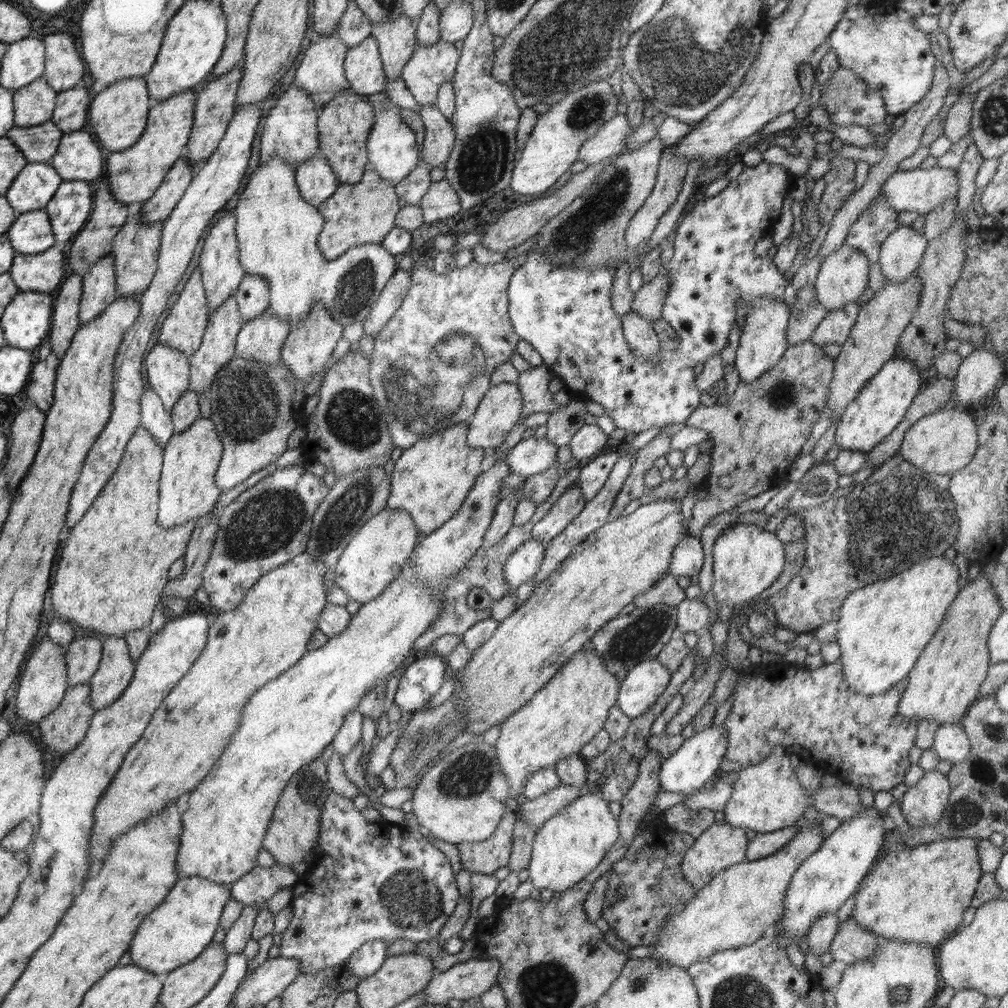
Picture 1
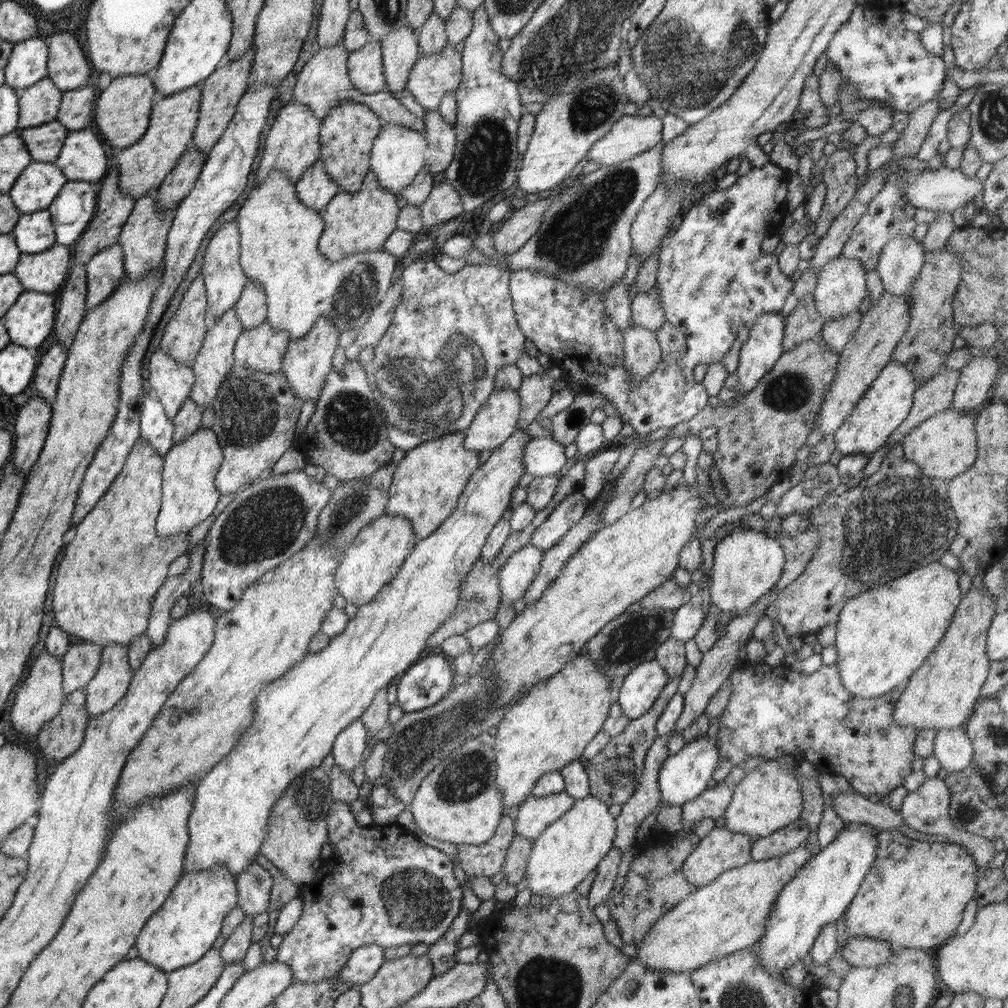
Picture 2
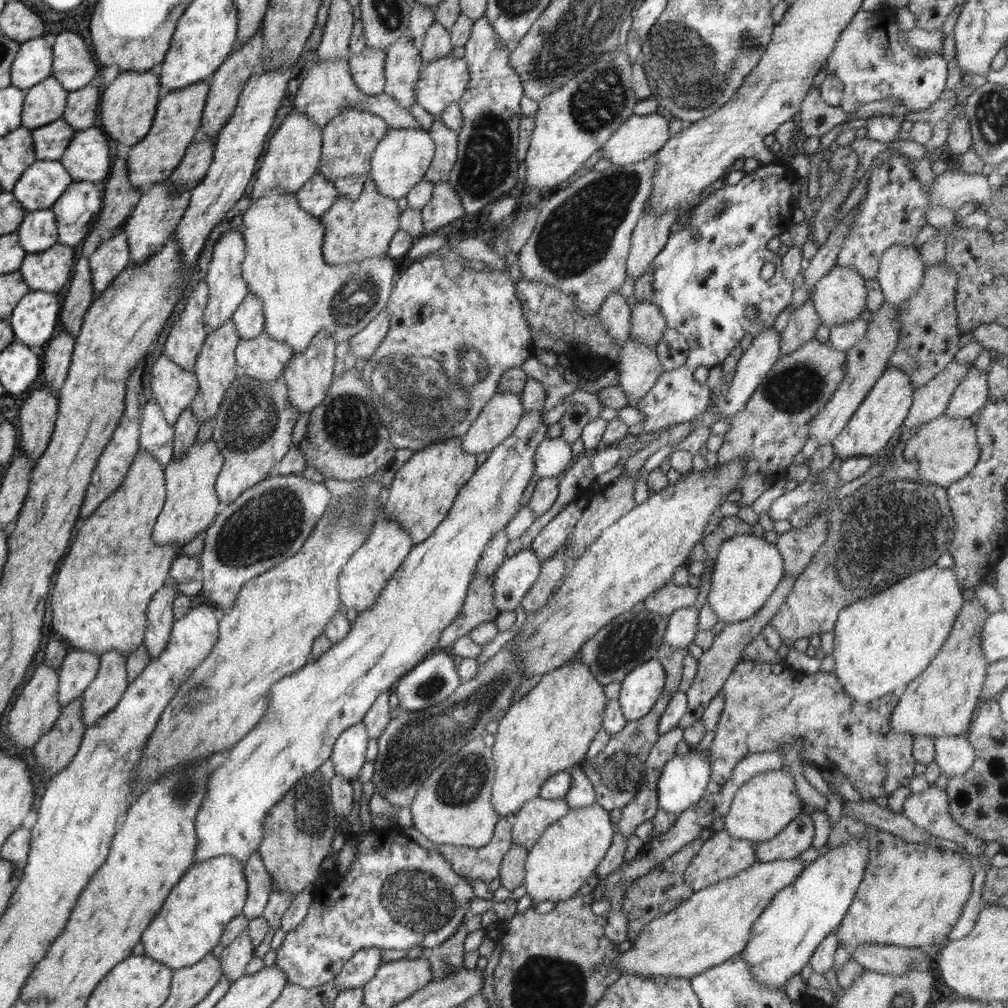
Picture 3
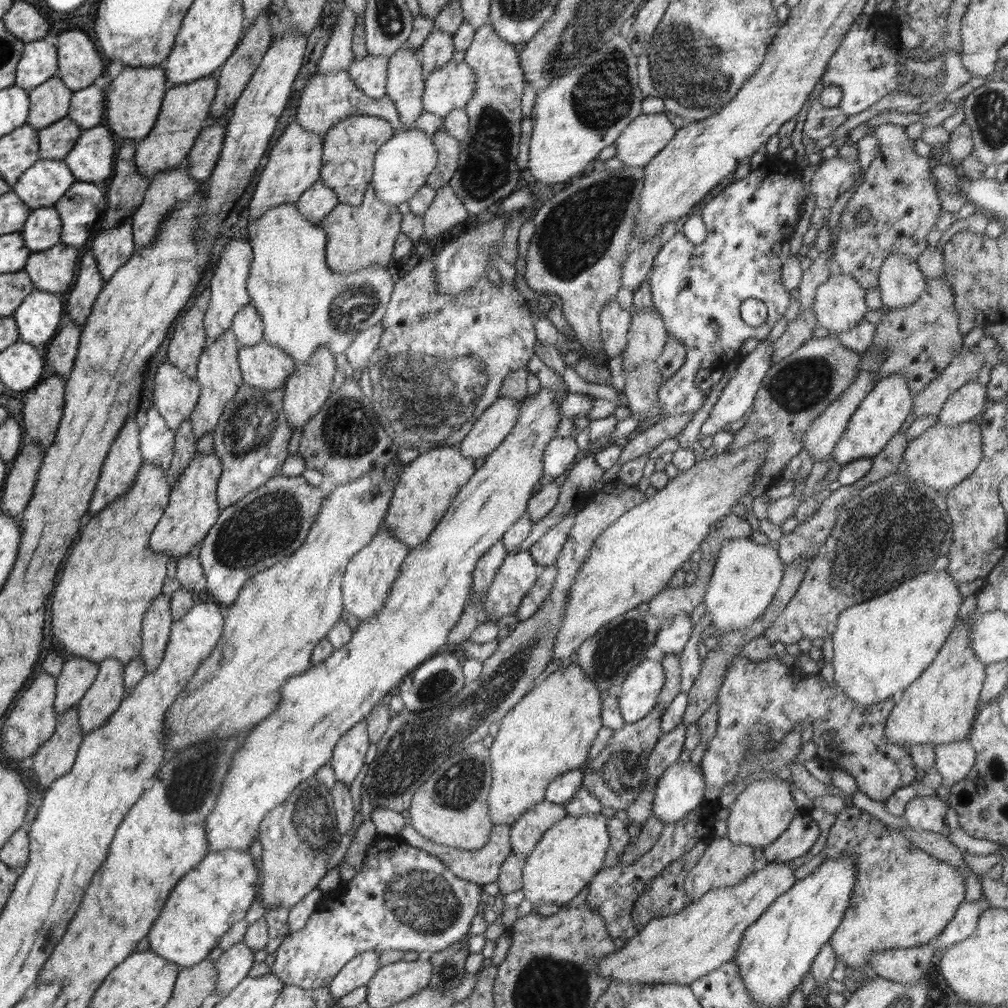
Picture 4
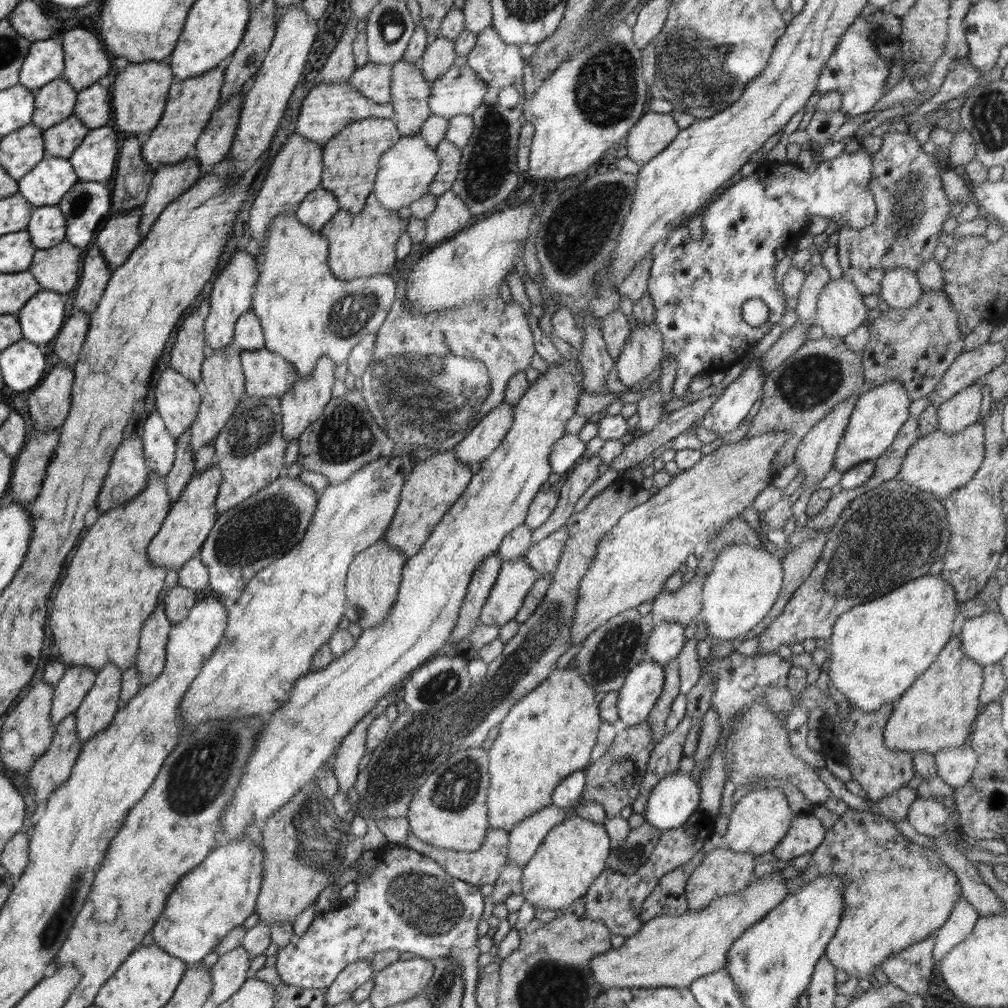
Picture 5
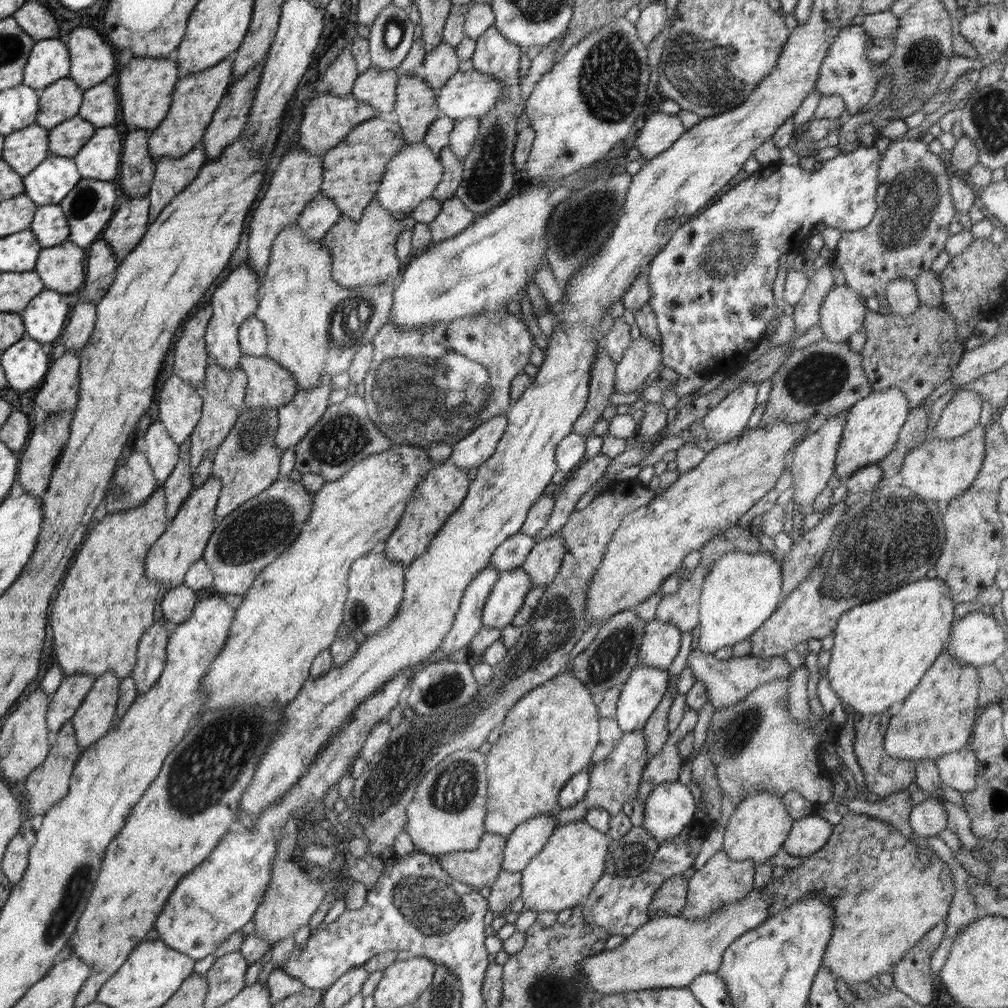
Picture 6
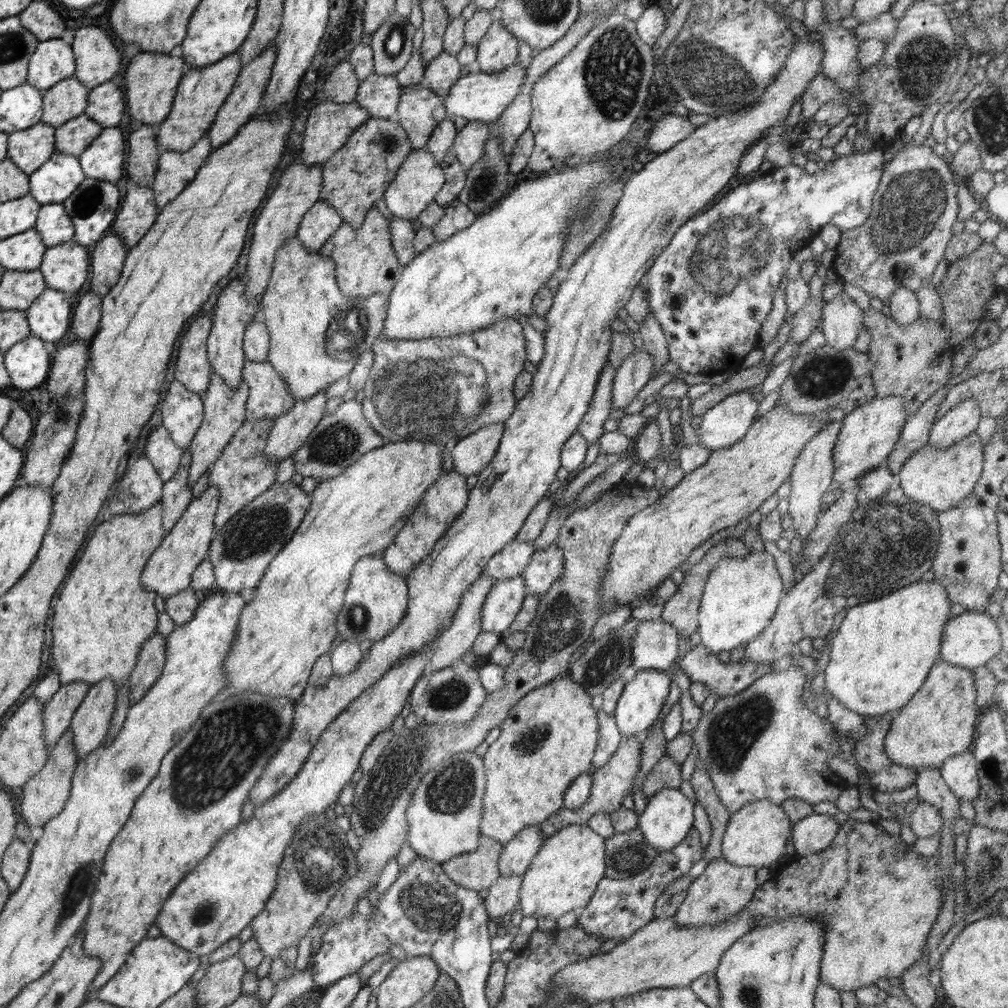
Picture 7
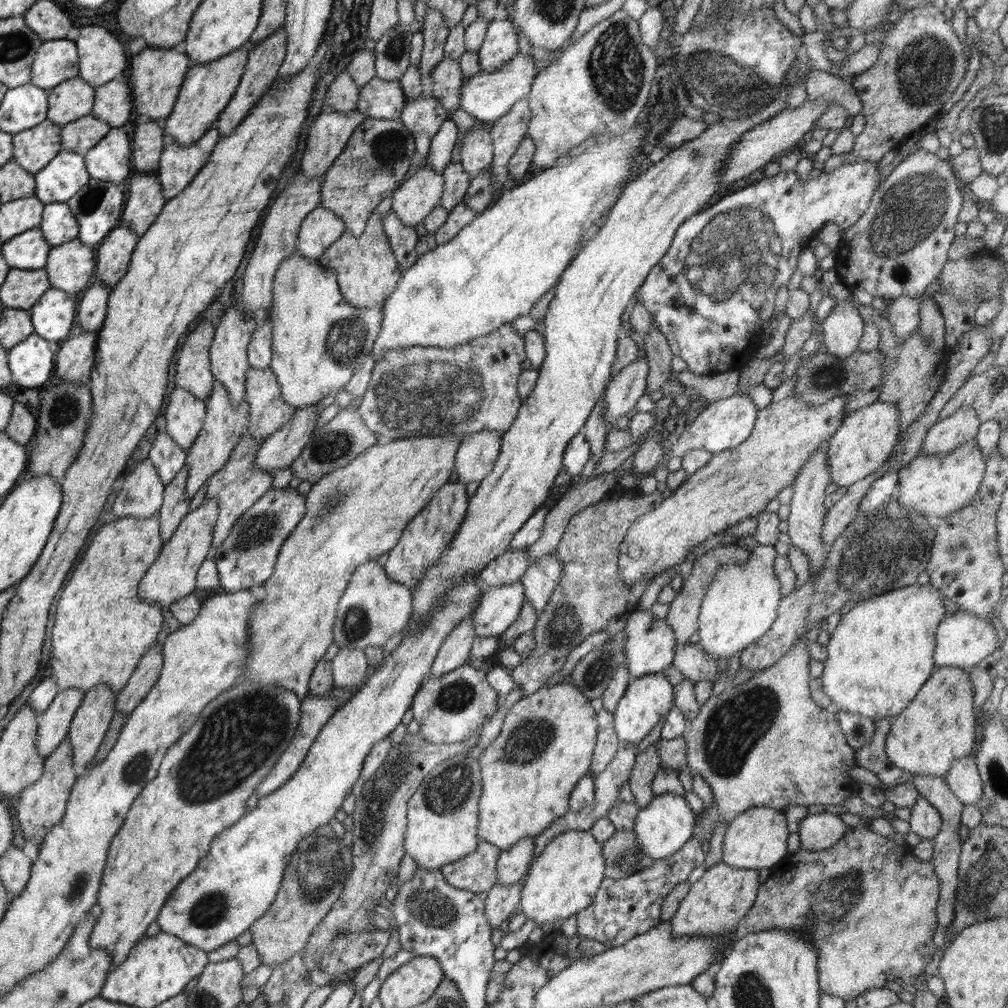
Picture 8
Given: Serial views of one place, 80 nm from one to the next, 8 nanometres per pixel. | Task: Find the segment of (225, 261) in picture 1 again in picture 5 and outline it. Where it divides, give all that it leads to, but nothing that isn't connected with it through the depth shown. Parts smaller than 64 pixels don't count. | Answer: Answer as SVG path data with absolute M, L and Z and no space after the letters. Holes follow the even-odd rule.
M236 249L226 267L216 278L210 292L210 310L206 317L205 340L214 351L223 351L228 345L233 346L234 329L240 315L243 315L252 306L252 293L258 280L258 261L252 249Z

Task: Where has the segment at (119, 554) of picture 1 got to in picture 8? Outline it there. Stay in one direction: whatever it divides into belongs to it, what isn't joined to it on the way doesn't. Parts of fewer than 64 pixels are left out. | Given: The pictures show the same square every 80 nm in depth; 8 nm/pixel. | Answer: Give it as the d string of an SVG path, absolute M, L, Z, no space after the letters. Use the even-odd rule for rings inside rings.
M158 516L140 520L117 519L99 528L94 540L88 544L88 554L82 556L78 570L72 572L70 582L64 586L62 596L58 600L58 612L54 616L54 648L50 656L50 668L59 692L67 688L86 692L96 685L107 684L112 692L118 695L132 676L140 658L148 652L148 646L156 644L164 620L162 609L156 603L140 600L138 582L152 566L163 545Z

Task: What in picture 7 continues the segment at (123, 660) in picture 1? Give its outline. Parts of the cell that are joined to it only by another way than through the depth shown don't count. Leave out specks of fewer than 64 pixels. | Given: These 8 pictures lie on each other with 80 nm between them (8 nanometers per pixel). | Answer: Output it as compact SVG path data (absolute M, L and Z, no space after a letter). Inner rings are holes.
M112 679L95 682L76 709L70 727L78 761L104 742L115 711L117 687Z

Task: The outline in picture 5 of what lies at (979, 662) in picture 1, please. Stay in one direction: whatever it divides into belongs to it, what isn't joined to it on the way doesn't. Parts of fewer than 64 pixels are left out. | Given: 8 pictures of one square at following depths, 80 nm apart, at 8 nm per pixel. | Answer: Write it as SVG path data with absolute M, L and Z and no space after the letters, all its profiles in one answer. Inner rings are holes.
M958 635L952 637L941 650L936 661L928 670L904 692L904 696L893 708L892 714L883 730L884 742L893 751L927 752L934 754L945 748L956 748L968 741L973 722L978 716L979 696L983 685L983 666L970 660L962 652L961 640Z

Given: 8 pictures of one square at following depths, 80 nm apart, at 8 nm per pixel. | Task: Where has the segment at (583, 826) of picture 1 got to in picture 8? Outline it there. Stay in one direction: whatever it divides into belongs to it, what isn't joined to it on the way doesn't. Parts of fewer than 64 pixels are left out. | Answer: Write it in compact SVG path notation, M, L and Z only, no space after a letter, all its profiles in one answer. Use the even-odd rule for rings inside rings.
M567 830L555 836L536 857L528 878L521 888L522 913L526 919L538 926L553 924L558 927L565 920L588 908L600 889L605 878L605 860L602 856L602 844L592 833L585 830Z

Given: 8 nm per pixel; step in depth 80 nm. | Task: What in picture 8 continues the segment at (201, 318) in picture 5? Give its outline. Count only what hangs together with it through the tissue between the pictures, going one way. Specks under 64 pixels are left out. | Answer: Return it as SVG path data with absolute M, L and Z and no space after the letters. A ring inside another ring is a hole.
M198 320L198 325L186 338L180 348L176 362L175 384L190 392L199 400L206 400L212 394L215 378L211 372L209 348L215 328L212 323Z

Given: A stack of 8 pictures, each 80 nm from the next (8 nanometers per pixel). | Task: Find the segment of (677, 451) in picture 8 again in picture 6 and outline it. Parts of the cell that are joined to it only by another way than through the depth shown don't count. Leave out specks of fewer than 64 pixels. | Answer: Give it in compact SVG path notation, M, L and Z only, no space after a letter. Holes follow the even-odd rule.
M746 382L726 395L716 408L712 408L712 411L704 416L708 440L716 444L728 444L742 434L757 407L757 390L757 384Z

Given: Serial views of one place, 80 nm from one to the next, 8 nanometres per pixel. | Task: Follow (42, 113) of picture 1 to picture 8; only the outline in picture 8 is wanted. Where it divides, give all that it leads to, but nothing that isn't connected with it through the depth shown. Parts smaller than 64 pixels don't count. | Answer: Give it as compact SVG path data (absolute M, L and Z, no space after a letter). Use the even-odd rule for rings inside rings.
M74 77L47 90L47 119L63 127L80 117L90 115L95 87Z

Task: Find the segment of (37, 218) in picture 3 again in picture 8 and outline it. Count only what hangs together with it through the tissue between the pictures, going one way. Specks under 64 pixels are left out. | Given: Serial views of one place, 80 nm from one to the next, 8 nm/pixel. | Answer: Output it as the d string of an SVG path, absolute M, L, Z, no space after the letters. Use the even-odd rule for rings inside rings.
M67 202L45 204L39 227L52 247L76 239L79 233L79 224Z

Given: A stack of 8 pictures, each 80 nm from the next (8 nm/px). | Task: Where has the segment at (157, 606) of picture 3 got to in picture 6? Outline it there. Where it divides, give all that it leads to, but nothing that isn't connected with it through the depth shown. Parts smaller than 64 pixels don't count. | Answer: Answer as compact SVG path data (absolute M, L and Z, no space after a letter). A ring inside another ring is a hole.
M154 621L145 630L138 643L137 661L131 677L137 692L145 693L160 678L166 659L168 637L171 627L162 621Z

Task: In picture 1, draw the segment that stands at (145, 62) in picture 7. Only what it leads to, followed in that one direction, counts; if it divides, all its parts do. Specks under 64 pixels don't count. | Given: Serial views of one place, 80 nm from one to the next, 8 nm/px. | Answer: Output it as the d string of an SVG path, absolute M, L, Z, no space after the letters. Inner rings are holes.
M143 77L119 80L92 96L87 123L92 126L92 135L101 148L118 152L131 147L146 128L148 111L151 109L146 81Z

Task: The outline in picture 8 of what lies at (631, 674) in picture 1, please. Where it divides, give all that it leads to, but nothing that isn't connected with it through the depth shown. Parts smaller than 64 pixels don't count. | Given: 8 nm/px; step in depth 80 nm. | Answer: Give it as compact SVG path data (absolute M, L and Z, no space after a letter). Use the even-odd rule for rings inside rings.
M646 673L644 676L633 677L613 712L615 731L620 743L629 742L637 745L648 736L652 728L658 724L658 720L673 707L674 695L674 685L663 673Z

